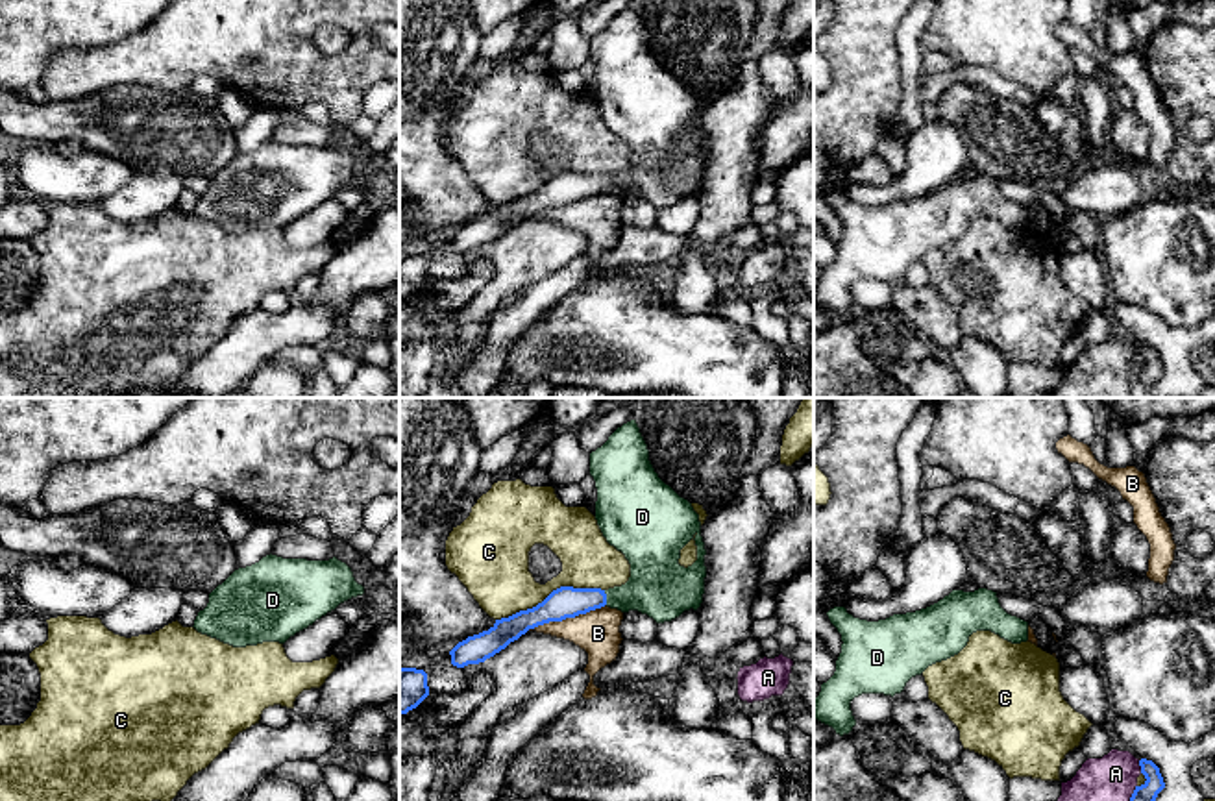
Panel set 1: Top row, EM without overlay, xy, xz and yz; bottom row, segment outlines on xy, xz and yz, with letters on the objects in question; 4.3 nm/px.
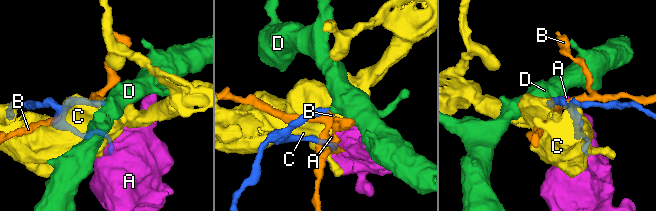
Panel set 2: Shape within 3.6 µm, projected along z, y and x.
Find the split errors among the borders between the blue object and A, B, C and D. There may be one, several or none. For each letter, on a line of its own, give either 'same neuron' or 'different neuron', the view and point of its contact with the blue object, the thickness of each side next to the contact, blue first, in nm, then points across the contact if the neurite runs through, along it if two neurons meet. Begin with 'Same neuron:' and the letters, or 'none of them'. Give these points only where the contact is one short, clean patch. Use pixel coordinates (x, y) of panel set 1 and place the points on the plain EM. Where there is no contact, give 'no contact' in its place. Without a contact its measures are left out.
Same neuron: D
A: different neuron; meets blue in yz at (1140, 350); 110 nm thick on the blue side, 300 nm on the other; border along yz (1138, 346), (1141, 357)
B: different neuron; meets blue in xz at (566, 202); 140 nm thick on the blue side, 190 nm on the other; border along xz (605, 189), (527, 215)
C: different neuron; meets blue in xz at (552, 178); 140 nm thick on the blue side, 280 nm on the other
D: same neuron; meets blue in xz at (605, 184); 140 nm thick on the blue side, 260 nm on the other; runs through xz (566, 187), (605, 184), (627, 184), (659, 172)

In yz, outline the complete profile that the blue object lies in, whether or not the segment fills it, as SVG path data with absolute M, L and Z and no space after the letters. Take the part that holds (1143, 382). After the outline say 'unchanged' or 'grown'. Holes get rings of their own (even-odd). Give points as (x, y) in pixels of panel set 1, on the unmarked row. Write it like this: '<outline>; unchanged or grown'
M1141 344L1139 351L1147 366L1141 372L1135 372L1130 383L1130 392L1134 398L1154 398L1154 387L1165 374L1165 368L1160 353L1152 346Z; unchanged

